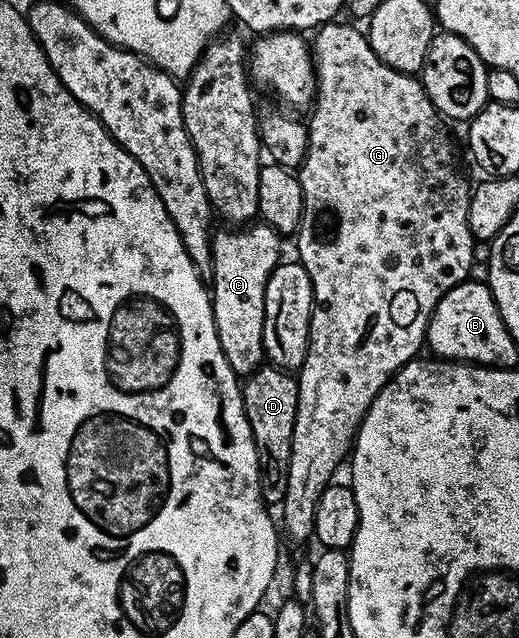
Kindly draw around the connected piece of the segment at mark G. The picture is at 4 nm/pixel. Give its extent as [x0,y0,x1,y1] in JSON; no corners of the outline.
[280,22,476,544]

